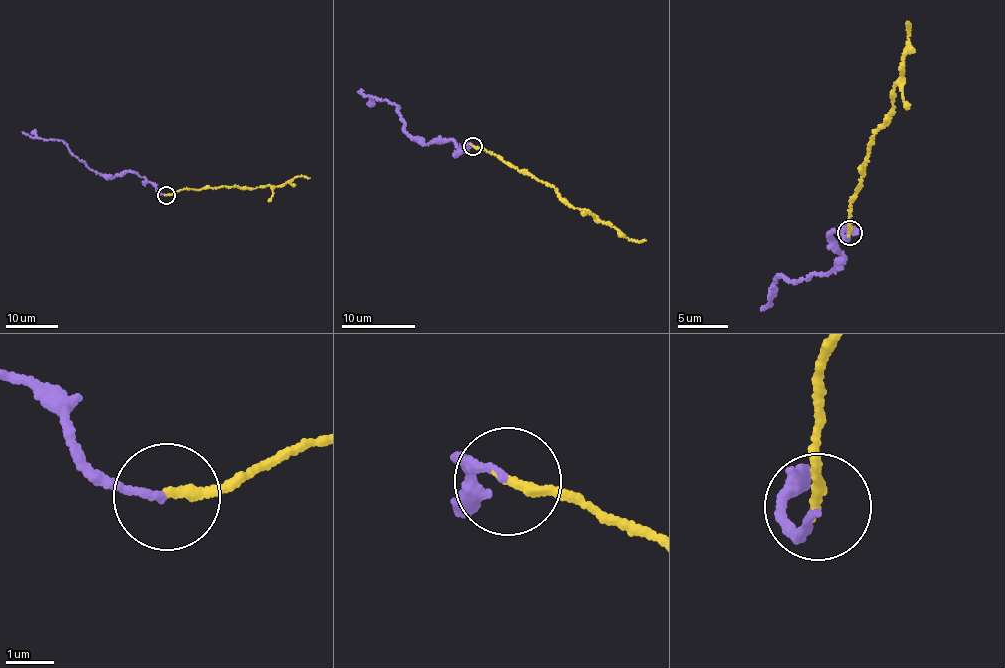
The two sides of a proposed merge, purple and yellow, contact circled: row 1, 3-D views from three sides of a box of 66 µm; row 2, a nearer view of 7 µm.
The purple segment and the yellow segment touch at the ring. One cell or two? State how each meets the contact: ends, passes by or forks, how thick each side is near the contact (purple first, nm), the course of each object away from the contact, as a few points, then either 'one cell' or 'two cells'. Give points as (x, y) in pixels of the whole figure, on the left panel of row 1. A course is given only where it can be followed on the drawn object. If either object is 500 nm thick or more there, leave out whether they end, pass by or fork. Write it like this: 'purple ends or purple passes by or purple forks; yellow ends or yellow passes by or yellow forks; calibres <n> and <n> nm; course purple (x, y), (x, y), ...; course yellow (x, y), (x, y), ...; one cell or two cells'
purple ends; yellow ends; calibres 140 and 200 nm; course purple (166, 195), (131, 171), (113, 177), (91, 170), (60, 140), (34, 138), (22, 131); course yellow (166, 195), (185, 189), (225, 185), (246, 189), (275, 187), (299, 176), (310, 178); two cells

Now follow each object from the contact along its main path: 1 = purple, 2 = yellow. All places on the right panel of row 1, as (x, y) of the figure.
1: (849, 233), (842, 235), (848, 226), (829, 236), (845, 256), (828, 274), (777, 277), (770, 304), (762, 308)
2: (849, 233), (851, 200), (860, 183), (868, 144), (888, 119), (900, 78), (909, 29), (907, 22)

